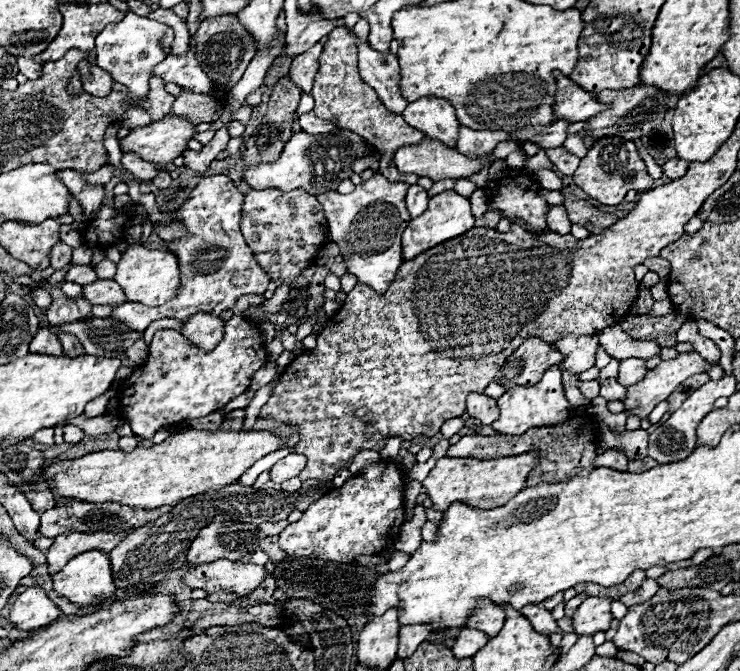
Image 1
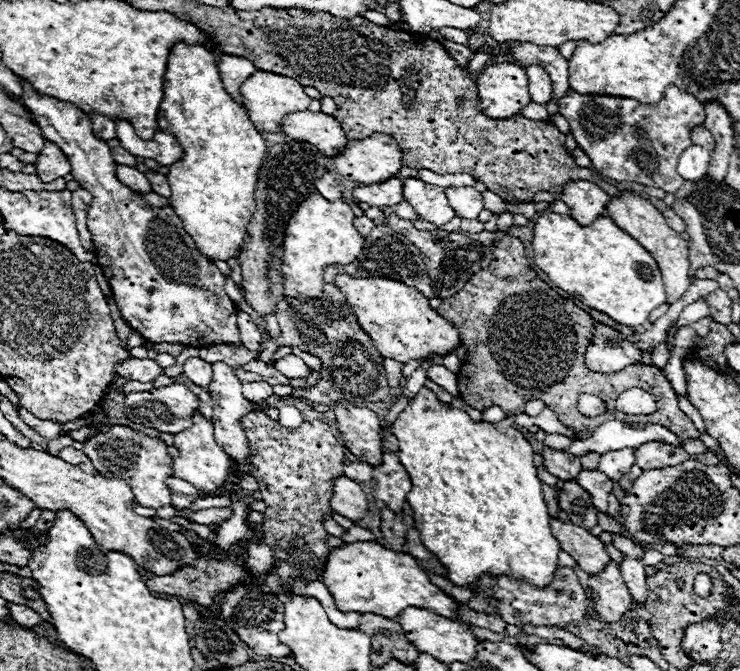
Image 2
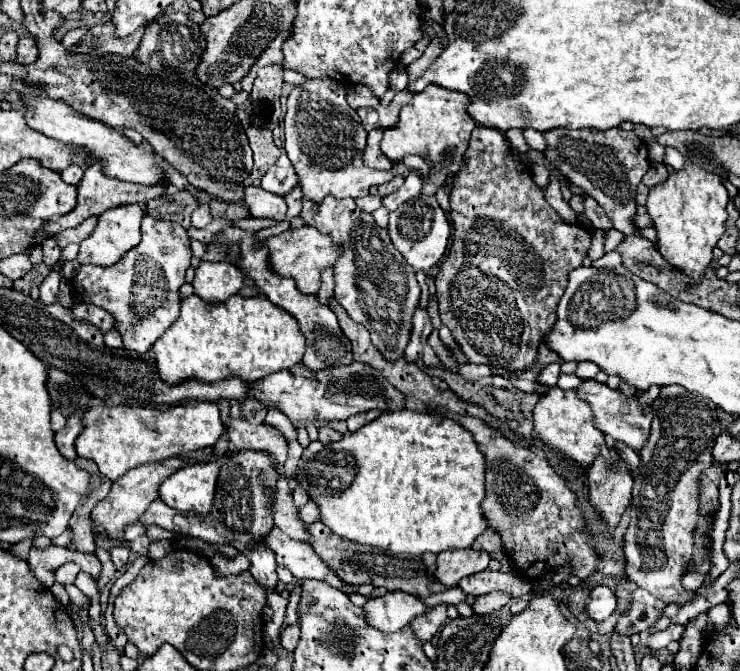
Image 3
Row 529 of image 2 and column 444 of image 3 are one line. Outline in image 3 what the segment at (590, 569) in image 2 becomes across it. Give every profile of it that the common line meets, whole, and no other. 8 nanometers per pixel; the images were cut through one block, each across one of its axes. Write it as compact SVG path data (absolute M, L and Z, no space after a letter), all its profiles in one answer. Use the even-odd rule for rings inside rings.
M454 548L438 554L436 578L446 586L456 586L464 576L488 568L490 554L474 548Z

